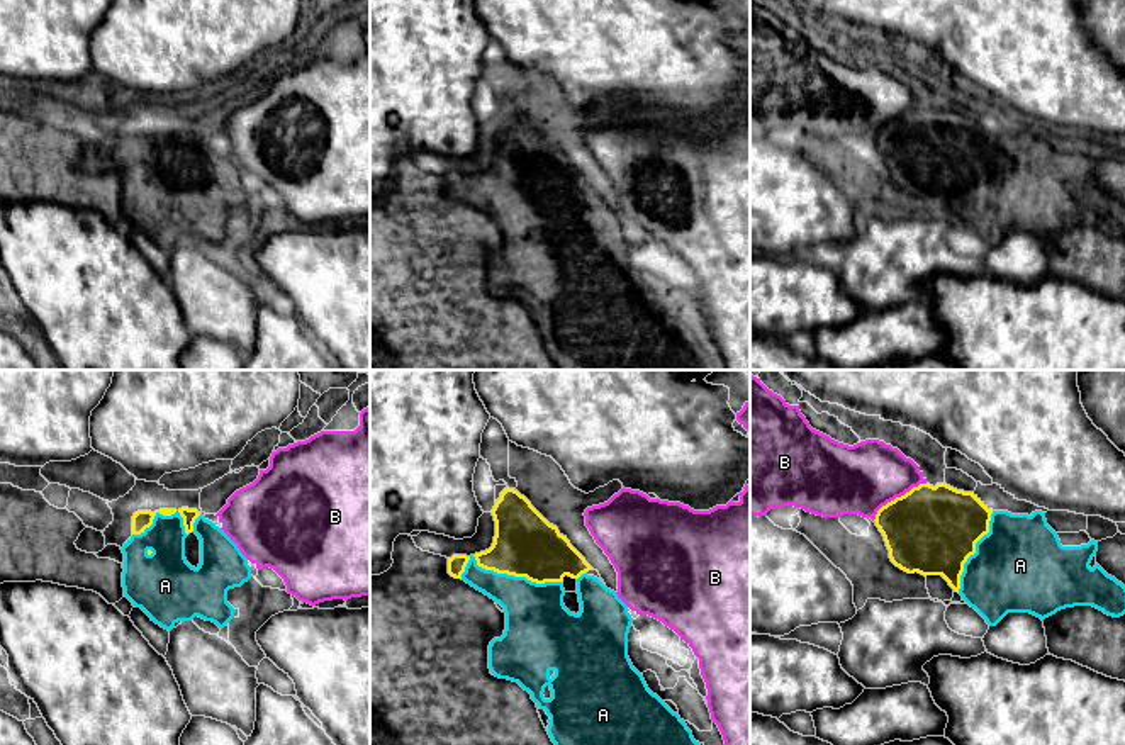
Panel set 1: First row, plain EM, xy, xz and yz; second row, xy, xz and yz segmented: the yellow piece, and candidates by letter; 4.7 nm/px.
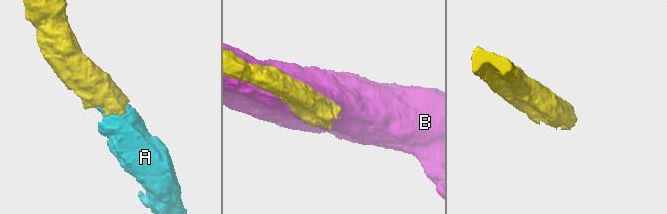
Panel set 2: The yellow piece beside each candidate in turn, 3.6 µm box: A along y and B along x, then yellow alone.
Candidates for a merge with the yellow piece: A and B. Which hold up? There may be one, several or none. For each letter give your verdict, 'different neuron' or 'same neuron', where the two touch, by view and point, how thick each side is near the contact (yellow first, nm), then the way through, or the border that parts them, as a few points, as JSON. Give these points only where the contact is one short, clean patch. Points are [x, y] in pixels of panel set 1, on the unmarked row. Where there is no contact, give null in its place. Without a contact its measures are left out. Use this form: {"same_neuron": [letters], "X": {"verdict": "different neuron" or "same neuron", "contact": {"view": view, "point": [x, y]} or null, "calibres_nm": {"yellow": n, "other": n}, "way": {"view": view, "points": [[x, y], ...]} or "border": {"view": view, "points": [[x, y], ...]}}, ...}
{"same_neuron": ["A"], "A": {"verdict": "same neuron", "contact": {"view": "xz", "point": [506, 192]}, "calibres_nm": {"yellow": 300, "other": 280}}, "B": {"verdict": "different neuron", "contact": {"view": "yz", "point": [896, 117]}, "calibres_nm": {"yellow": 420, "other": 320}}}

